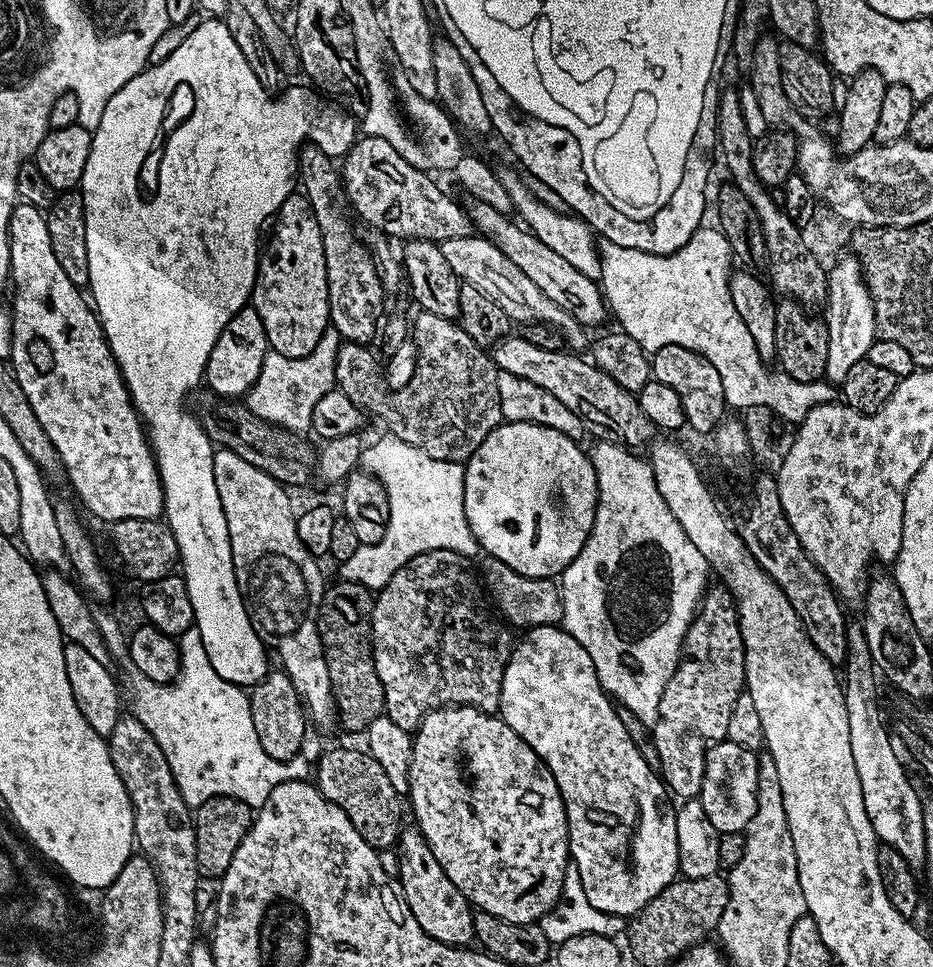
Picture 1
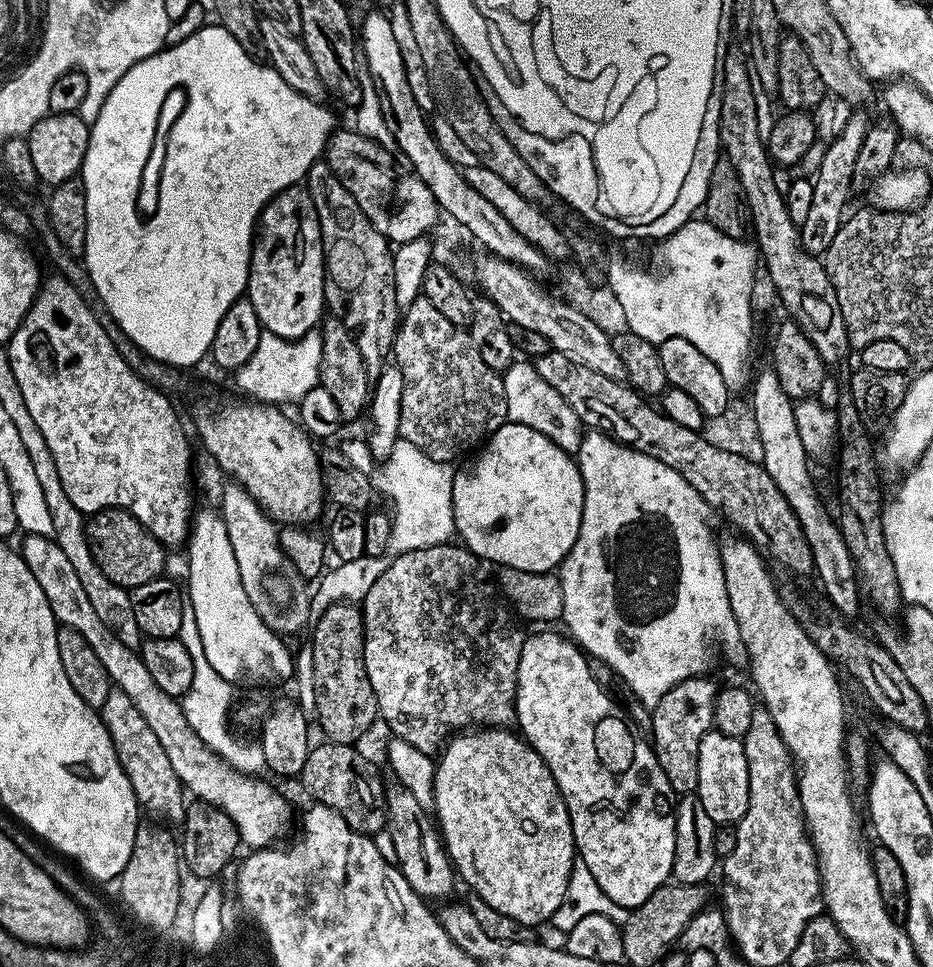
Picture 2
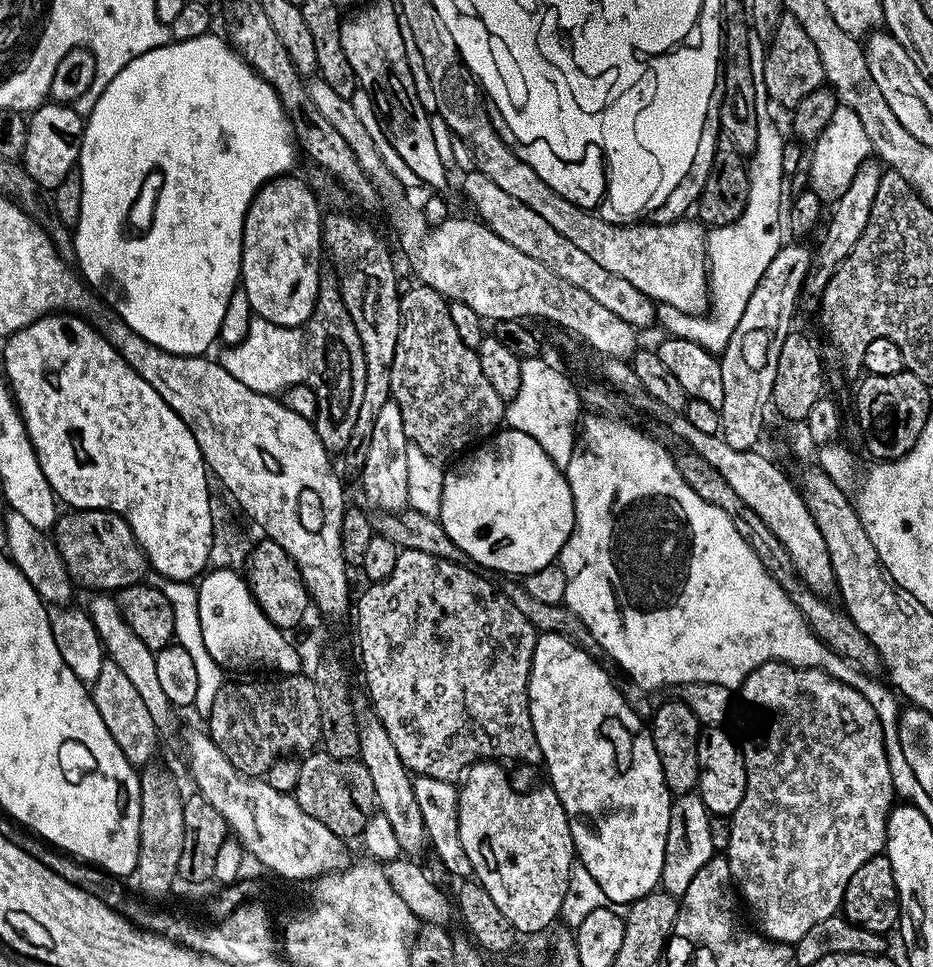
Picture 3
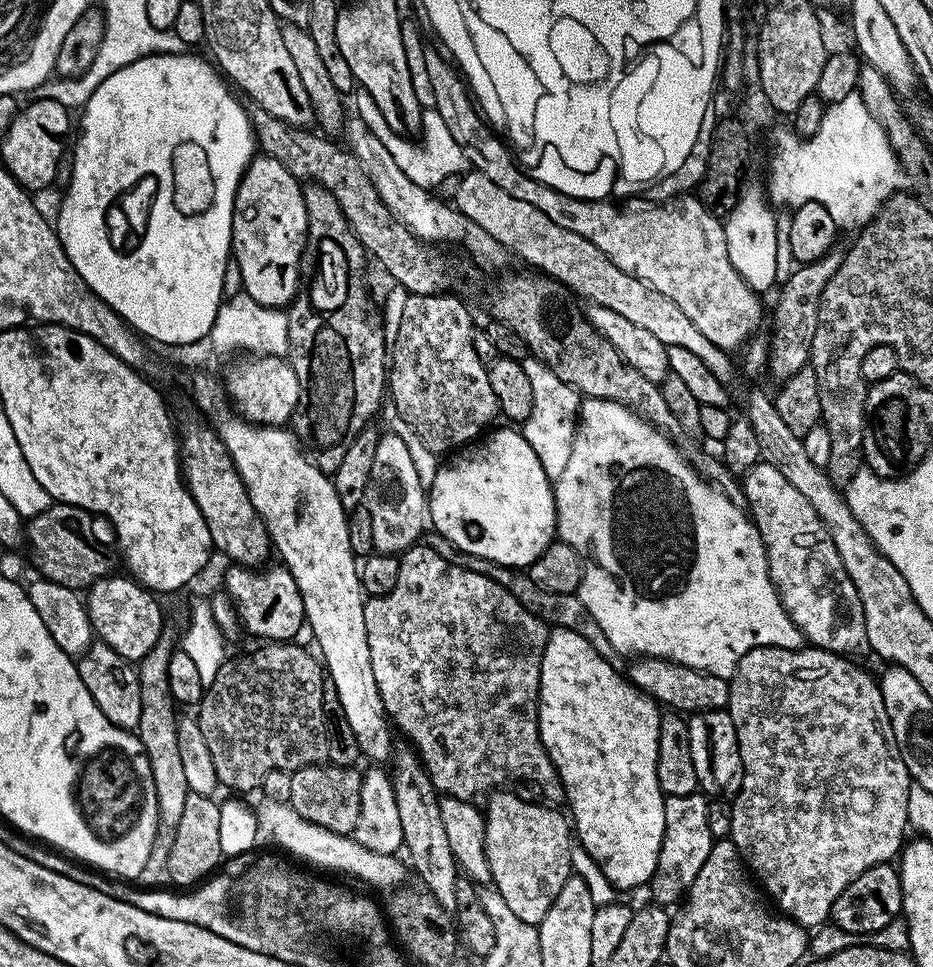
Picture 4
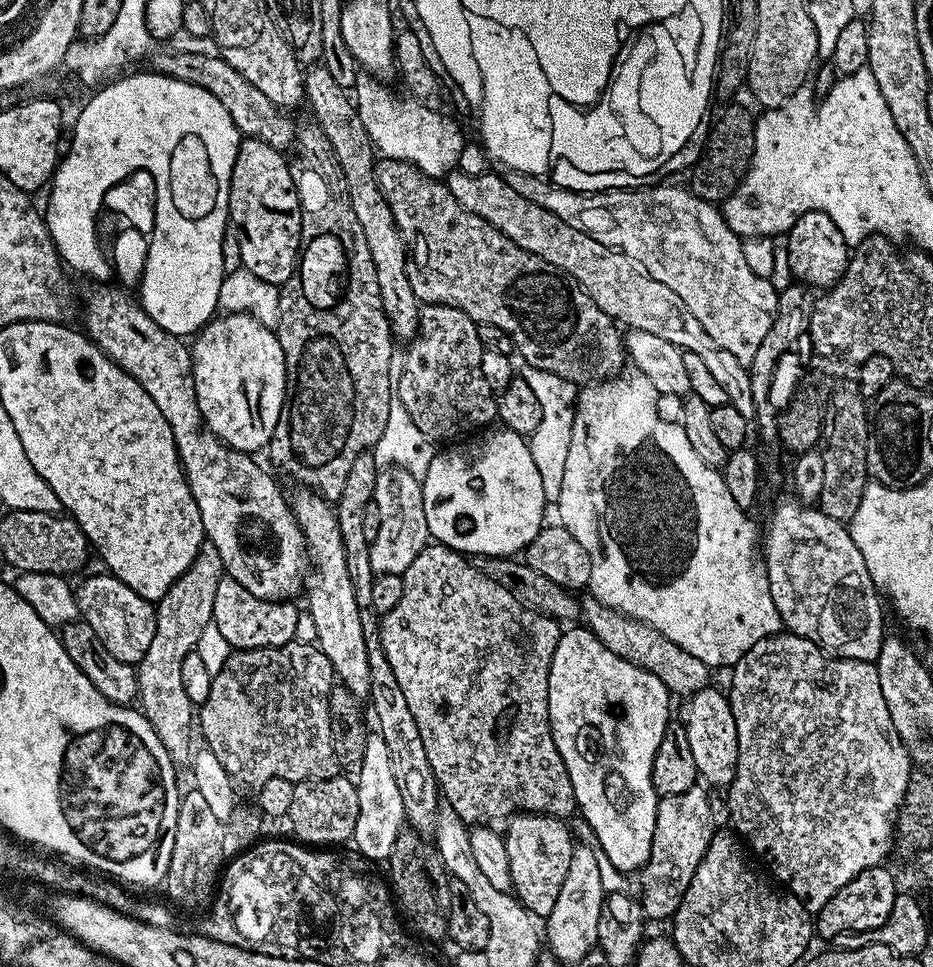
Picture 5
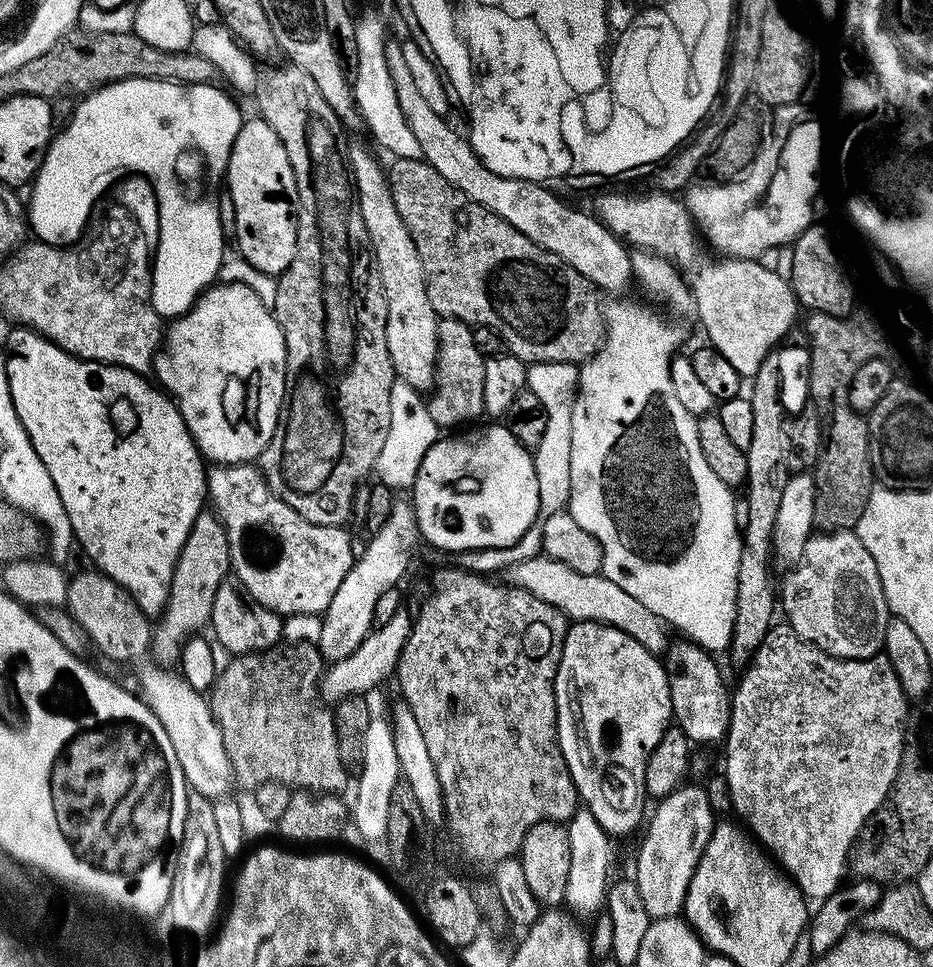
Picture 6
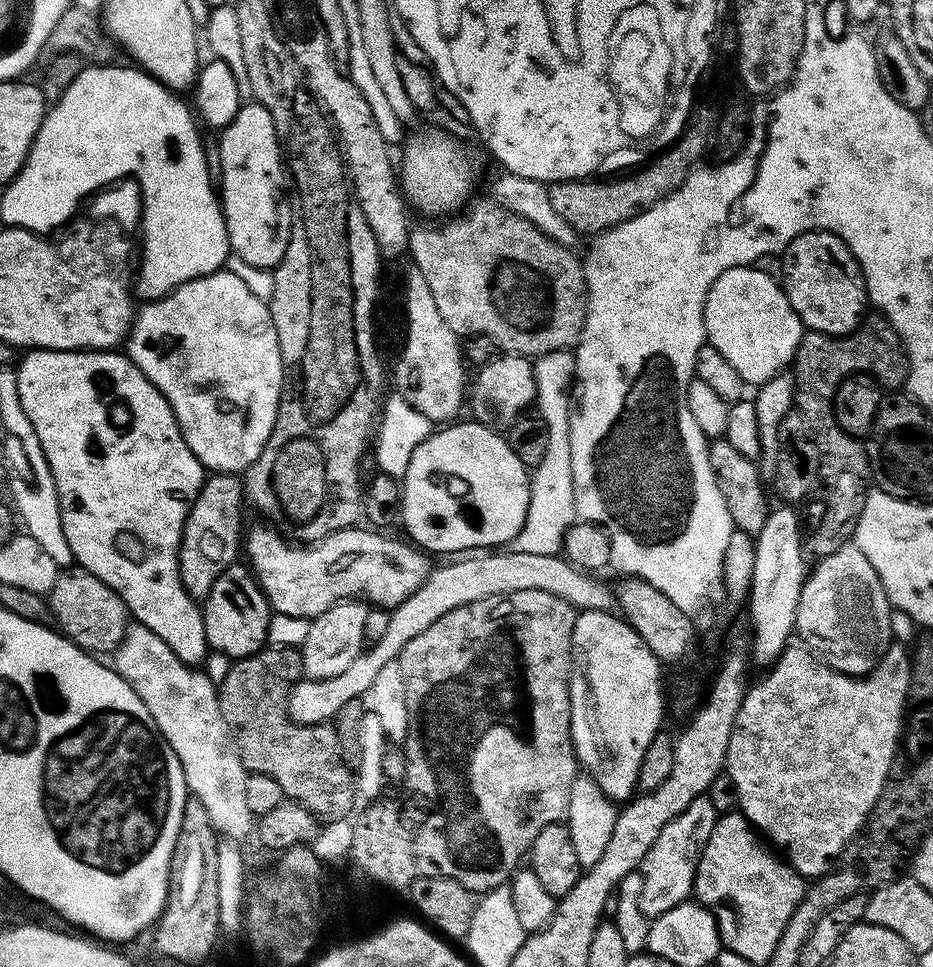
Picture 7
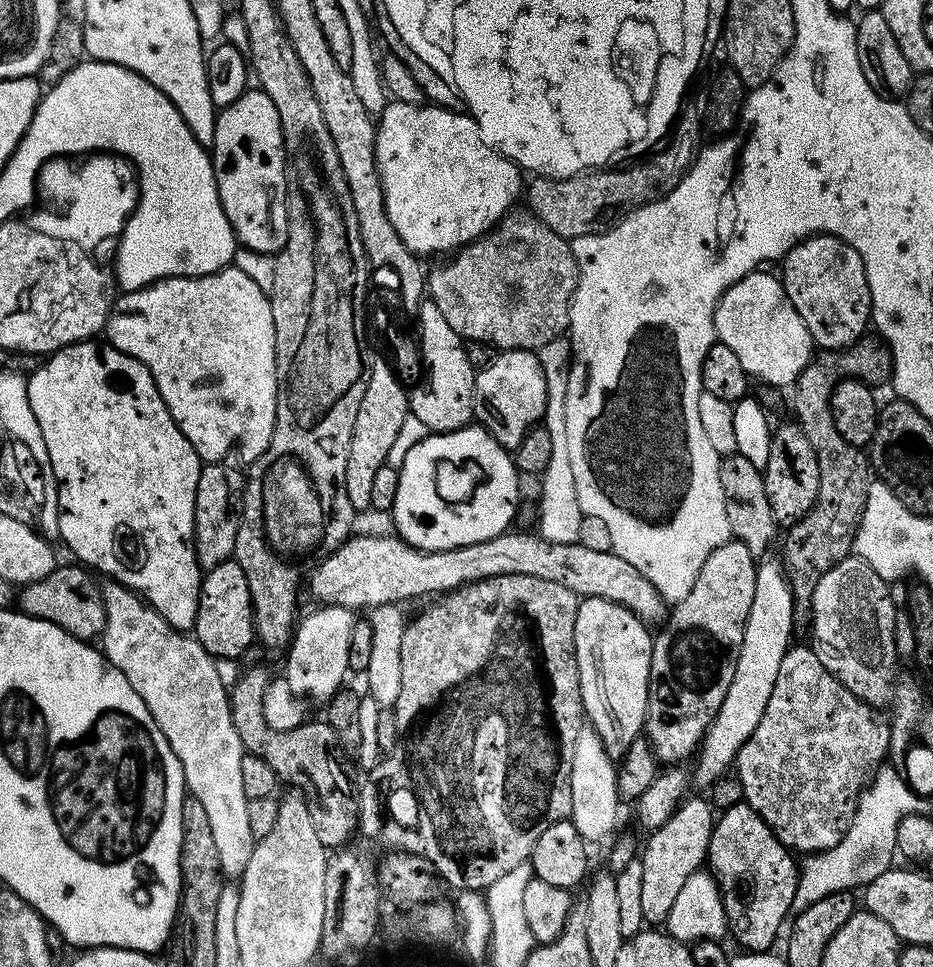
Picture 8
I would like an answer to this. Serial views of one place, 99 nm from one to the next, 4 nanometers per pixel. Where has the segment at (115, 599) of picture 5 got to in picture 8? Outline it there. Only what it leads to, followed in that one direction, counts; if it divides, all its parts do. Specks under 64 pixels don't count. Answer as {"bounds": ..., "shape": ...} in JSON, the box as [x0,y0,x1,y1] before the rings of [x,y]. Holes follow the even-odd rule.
{"bounds":[18,563,104,642],"shape":[[[61,563],[53,572],[46,574],[46,578],[38,578],[23,585],[18,592],[18,608],[25,616],[45,620],[66,630],[66,634],[74,638],[92,642],[95,641],[95,636],[97,639],[104,631],[104,594],[101,585],[96,585],[97,577],[89,569],[79,563],[71,563]]]}

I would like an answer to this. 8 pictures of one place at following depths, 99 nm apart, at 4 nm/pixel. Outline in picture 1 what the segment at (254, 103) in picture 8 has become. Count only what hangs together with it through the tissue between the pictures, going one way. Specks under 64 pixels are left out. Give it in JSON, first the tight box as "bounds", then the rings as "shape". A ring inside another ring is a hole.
{"bounds":[250,194,330,358],"shape":[[[303,194],[284,199],[272,226],[272,237],[269,240],[267,237],[258,256],[256,284],[252,288],[250,304],[258,318],[262,318],[269,349],[286,358],[302,358],[318,346],[318,338],[322,338],[330,326],[323,234],[314,210]]]}

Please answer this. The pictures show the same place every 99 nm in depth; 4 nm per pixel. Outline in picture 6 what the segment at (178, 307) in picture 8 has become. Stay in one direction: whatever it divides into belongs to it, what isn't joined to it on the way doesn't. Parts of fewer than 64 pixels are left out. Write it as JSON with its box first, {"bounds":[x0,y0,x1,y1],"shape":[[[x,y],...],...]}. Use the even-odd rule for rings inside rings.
{"bounds":[154,283,288,464],"shape":[[[213,283],[204,289],[190,311],[185,312],[183,316],[175,317],[171,321],[172,324],[167,325],[166,331],[162,336],[162,347],[156,353],[154,361],[155,379],[159,385],[167,390],[167,393],[176,402],[182,418],[188,427],[188,433],[191,434],[192,440],[196,443],[196,449],[200,451],[200,455],[205,461],[217,464],[247,464],[249,462],[259,461],[260,455],[264,453],[264,448],[270,442],[270,438],[276,429],[276,423],[280,421],[280,414],[284,407],[286,399],[286,377],[288,375],[288,367],[286,366],[286,342],[284,341],[284,332],[280,328],[280,323],[276,321],[273,309],[262,302],[262,298],[258,298],[258,294],[254,294],[254,290],[250,290],[250,286],[242,286],[241,284],[222,284]]]}

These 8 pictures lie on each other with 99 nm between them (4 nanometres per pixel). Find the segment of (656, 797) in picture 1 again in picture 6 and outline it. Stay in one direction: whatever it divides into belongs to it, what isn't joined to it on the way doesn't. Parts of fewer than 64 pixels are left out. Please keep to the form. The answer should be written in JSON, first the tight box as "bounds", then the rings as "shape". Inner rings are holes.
{"bounds":[556,620,672,837],"shape":[[[578,620],[569,627],[562,646],[560,665],[556,671],[556,737],[560,740],[560,749],[566,758],[566,766],[572,775],[577,797],[582,801],[583,807],[590,814],[594,814],[594,818],[598,818],[598,825],[602,826],[602,830],[608,833],[610,837],[628,836],[636,827],[638,827],[637,829],[641,827],[646,816],[646,808],[644,812],[646,762],[650,758],[654,746],[658,746],[658,738],[662,738],[662,734],[670,727],[672,719],[668,669],[657,653],[646,650],[646,646],[642,646],[642,642],[634,642],[634,638],[630,638],[630,634],[626,634],[612,626],[599,624],[593,620]]]}

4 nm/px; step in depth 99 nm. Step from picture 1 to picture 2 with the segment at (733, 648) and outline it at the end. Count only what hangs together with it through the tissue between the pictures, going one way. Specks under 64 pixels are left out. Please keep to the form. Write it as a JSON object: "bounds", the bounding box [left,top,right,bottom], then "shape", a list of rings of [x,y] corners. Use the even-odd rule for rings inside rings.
{"bounds":[650,675,718,794],"shape":[[[703,675],[678,682],[678,686],[669,690],[651,709],[653,732],[650,743],[662,766],[662,774],[666,774],[666,782],[670,782],[676,794],[695,793],[698,786],[698,746],[704,735],[713,731],[716,719],[718,684],[708,679],[712,678]]]}

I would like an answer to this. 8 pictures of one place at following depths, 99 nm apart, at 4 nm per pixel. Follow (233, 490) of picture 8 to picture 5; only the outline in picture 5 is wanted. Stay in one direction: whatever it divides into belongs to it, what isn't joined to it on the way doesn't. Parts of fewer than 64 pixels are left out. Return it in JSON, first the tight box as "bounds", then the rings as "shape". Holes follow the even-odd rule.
{"bounds":[136,543,225,762],"shape":[[[205,543],[194,562],[166,590],[166,594],[155,605],[156,629],[150,641],[150,650],[140,659],[136,668],[136,686],[138,689],[138,708],[154,726],[158,738],[162,738],[162,746],[170,754],[174,762],[187,761],[188,734],[194,730],[194,706],[190,698],[186,698],[186,690],[182,686],[182,662],[186,654],[197,651],[204,631],[209,631],[214,614],[214,598],[218,591],[218,582],[225,575],[222,554],[212,544]]]}

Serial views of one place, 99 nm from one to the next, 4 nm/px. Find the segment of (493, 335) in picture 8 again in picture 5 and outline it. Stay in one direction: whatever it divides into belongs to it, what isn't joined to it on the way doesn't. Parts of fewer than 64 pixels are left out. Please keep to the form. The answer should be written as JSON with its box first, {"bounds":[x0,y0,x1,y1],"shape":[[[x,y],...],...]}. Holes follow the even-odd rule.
{"bounds":[376,157,626,386],"shape":[[[379,157],[376,162],[376,180],[400,232],[410,239],[407,277],[421,305],[445,304],[457,307],[478,324],[489,324],[498,326],[498,330],[506,330],[512,339],[513,349],[518,356],[520,352],[527,367],[558,374],[558,378],[566,378],[577,386],[609,379],[625,367],[626,349],[621,329],[597,306],[594,298],[584,292],[579,282],[550,262],[522,250],[522,246],[510,242],[506,234],[490,226],[486,218],[462,207],[458,198],[450,194],[443,179],[428,176],[413,164],[400,159]]]}

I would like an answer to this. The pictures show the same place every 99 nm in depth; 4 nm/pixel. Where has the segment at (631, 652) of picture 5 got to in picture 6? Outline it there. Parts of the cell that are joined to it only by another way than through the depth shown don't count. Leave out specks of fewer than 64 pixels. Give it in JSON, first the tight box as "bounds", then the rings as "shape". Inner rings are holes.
{"bounds":[506,554,670,654],"shape":[[[541,554],[510,565],[506,576],[511,587],[526,590],[534,594],[534,598],[542,598],[542,602],[557,608],[569,621],[593,620],[612,626],[630,634],[634,642],[642,642],[646,650],[657,654],[663,653],[670,643],[670,637],[664,633],[664,621],[658,619],[650,610],[646,610],[646,606],[642,606],[638,598],[626,594],[622,586],[614,586],[614,582],[610,582],[603,574],[578,574],[578,570],[570,570],[570,566],[562,566],[562,562]]]}

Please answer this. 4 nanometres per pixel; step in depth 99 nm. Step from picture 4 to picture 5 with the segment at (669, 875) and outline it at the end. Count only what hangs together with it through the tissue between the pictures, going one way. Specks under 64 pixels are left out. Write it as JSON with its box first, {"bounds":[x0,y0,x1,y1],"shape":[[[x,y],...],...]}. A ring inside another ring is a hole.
{"bounds":[638,786,713,922],"shape":[[[697,786],[682,794],[670,794],[657,799],[654,842],[650,846],[650,858],[638,873],[638,899],[649,921],[668,922],[675,916],[706,850],[712,845],[713,831],[708,792],[703,787]]]}

